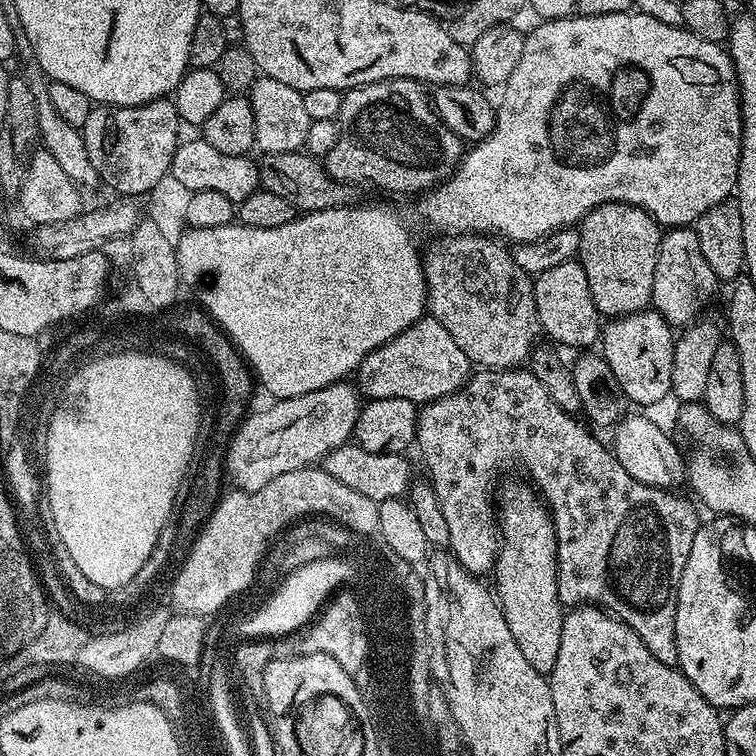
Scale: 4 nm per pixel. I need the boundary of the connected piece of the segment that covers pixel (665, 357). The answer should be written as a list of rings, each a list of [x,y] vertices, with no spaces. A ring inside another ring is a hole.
[[[655,310],[609,319],[602,328],[602,357],[614,374],[619,391],[636,404],[656,404],[671,393],[673,329]]]

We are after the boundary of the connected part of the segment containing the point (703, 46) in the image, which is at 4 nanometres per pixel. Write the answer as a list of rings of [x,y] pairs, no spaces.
[[[639,10],[605,16],[576,14],[571,18],[544,20],[536,30],[525,35],[522,58],[514,74],[510,74],[507,84],[503,85],[502,92],[504,97],[500,104],[498,100],[496,124],[492,127],[492,133],[475,141],[465,151],[455,172],[423,197],[424,216],[440,231],[437,233],[495,234],[505,241],[525,244],[559,228],[579,225],[591,208],[610,202],[644,208],[661,226],[692,226],[706,210],[727,201],[736,191],[742,138],[740,82],[736,79],[736,67],[732,65],[732,57],[720,44],[706,42],[685,27],[666,26],[666,22],[658,22],[658,18],[650,18]]]

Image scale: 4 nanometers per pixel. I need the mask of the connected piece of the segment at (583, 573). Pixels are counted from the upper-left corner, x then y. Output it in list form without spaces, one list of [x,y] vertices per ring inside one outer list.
[[[523,367],[490,368],[477,371],[464,384],[462,390],[448,396],[438,397],[436,400],[425,403],[419,409],[416,418],[416,444],[418,449],[420,448],[421,454],[424,455],[424,464],[429,468],[428,475],[426,475],[427,479],[437,494],[438,506],[442,508],[447,529],[450,530],[451,555],[455,556],[456,561],[467,572],[471,572],[477,578],[483,577],[483,572],[491,573],[493,571],[498,551],[498,524],[494,519],[494,500],[492,502],[488,495],[492,492],[492,483],[495,482],[500,468],[506,467],[511,460],[521,460],[524,463],[525,470],[532,475],[533,481],[531,480],[531,483],[538,489],[539,495],[552,514],[554,530],[556,531],[556,581],[558,582],[561,604],[576,606],[583,602],[603,608],[604,611],[612,613],[616,619],[628,624],[630,630],[634,630],[634,634],[638,634],[638,638],[642,638],[642,642],[648,647],[650,654],[654,654],[654,658],[658,658],[658,662],[676,666],[679,662],[678,646],[675,642],[676,597],[679,594],[679,582],[682,578],[683,567],[686,566],[687,556],[692,549],[696,532],[700,529],[702,517],[696,513],[697,505],[691,499],[689,499],[690,501],[683,500],[679,496],[681,494],[679,491],[646,486],[642,482],[638,482],[638,478],[630,478],[630,474],[626,474],[626,470],[622,470],[622,466],[616,461],[615,455],[606,447],[605,441],[603,444],[598,437],[591,436],[576,420],[578,419],[575,415],[562,410],[562,407],[550,398],[546,387],[538,382],[538,378],[534,376],[532,371],[525,370]]]

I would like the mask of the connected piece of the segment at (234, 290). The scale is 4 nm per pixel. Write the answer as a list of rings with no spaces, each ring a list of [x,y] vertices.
[[[357,202],[343,208],[327,208],[317,212],[305,212],[297,215],[296,220],[274,229],[251,228],[239,222],[214,226],[213,228],[189,227],[188,233],[181,240],[175,241],[179,279],[188,284],[200,295],[199,303],[206,309],[208,316],[219,324],[229,336],[233,344],[240,349],[248,361],[255,379],[276,400],[289,400],[302,394],[310,394],[314,390],[322,390],[355,373],[360,364],[375,348],[390,342],[402,334],[411,324],[417,323],[426,312],[426,289],[424,286],[424,266],[422,252],[412,241],[404,220],[388,204],[363,204]]]

